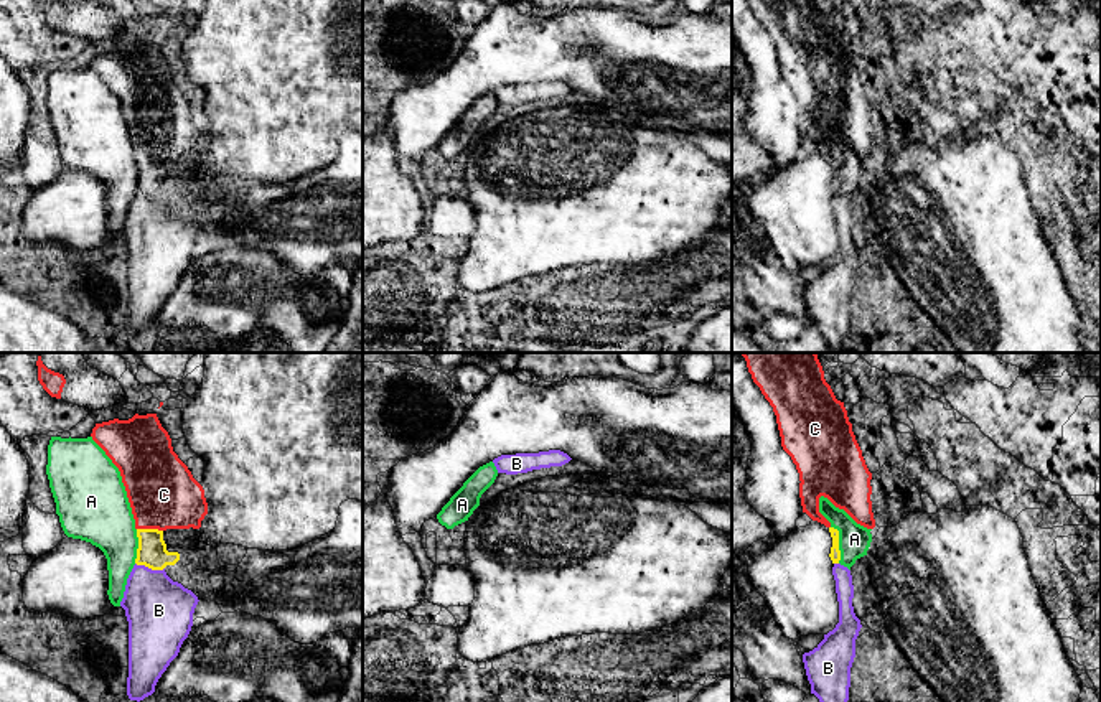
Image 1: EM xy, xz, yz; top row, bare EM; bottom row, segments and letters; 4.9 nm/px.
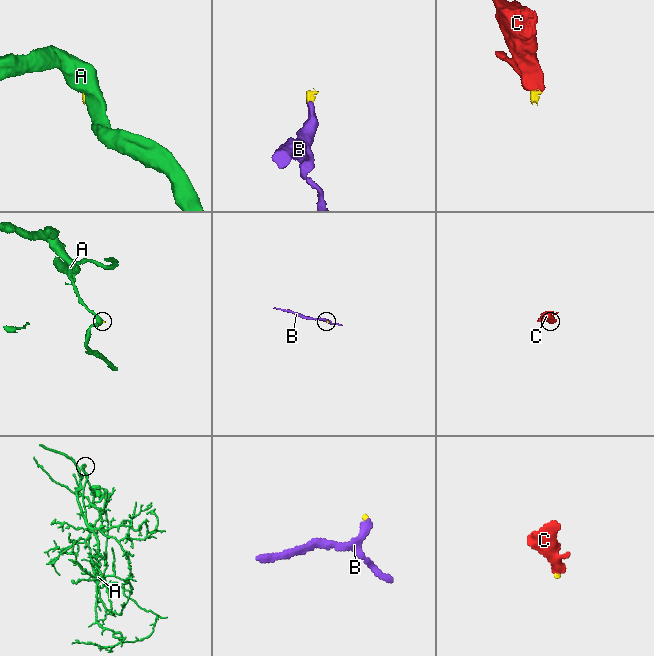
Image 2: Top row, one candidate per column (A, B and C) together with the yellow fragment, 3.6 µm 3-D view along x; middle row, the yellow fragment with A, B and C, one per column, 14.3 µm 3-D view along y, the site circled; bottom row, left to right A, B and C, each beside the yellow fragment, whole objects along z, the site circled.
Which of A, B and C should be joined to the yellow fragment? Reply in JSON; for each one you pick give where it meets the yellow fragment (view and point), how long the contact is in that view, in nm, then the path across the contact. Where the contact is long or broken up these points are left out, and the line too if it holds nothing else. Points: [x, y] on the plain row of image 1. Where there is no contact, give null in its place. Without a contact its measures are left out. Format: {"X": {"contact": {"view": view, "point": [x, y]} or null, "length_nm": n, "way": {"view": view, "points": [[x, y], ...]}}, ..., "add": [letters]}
{"B": {"contact": {"view": "xy", "point": [150, 198]}, "length_nm": 150, "way": {"view": "xy", "points": [[152, 183], [150, 198], [150, 229], [159, 241]]}}, "C": {"contact": {"view": "xy", "point": [150, 160]}, "length_nm": 130, "way": {"view": "xy", "points": [[152, 183], [150, 160], [152, 145], [163, 126]]}}, "add": ["B", "C"]}

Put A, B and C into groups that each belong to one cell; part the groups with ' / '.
A / B C

